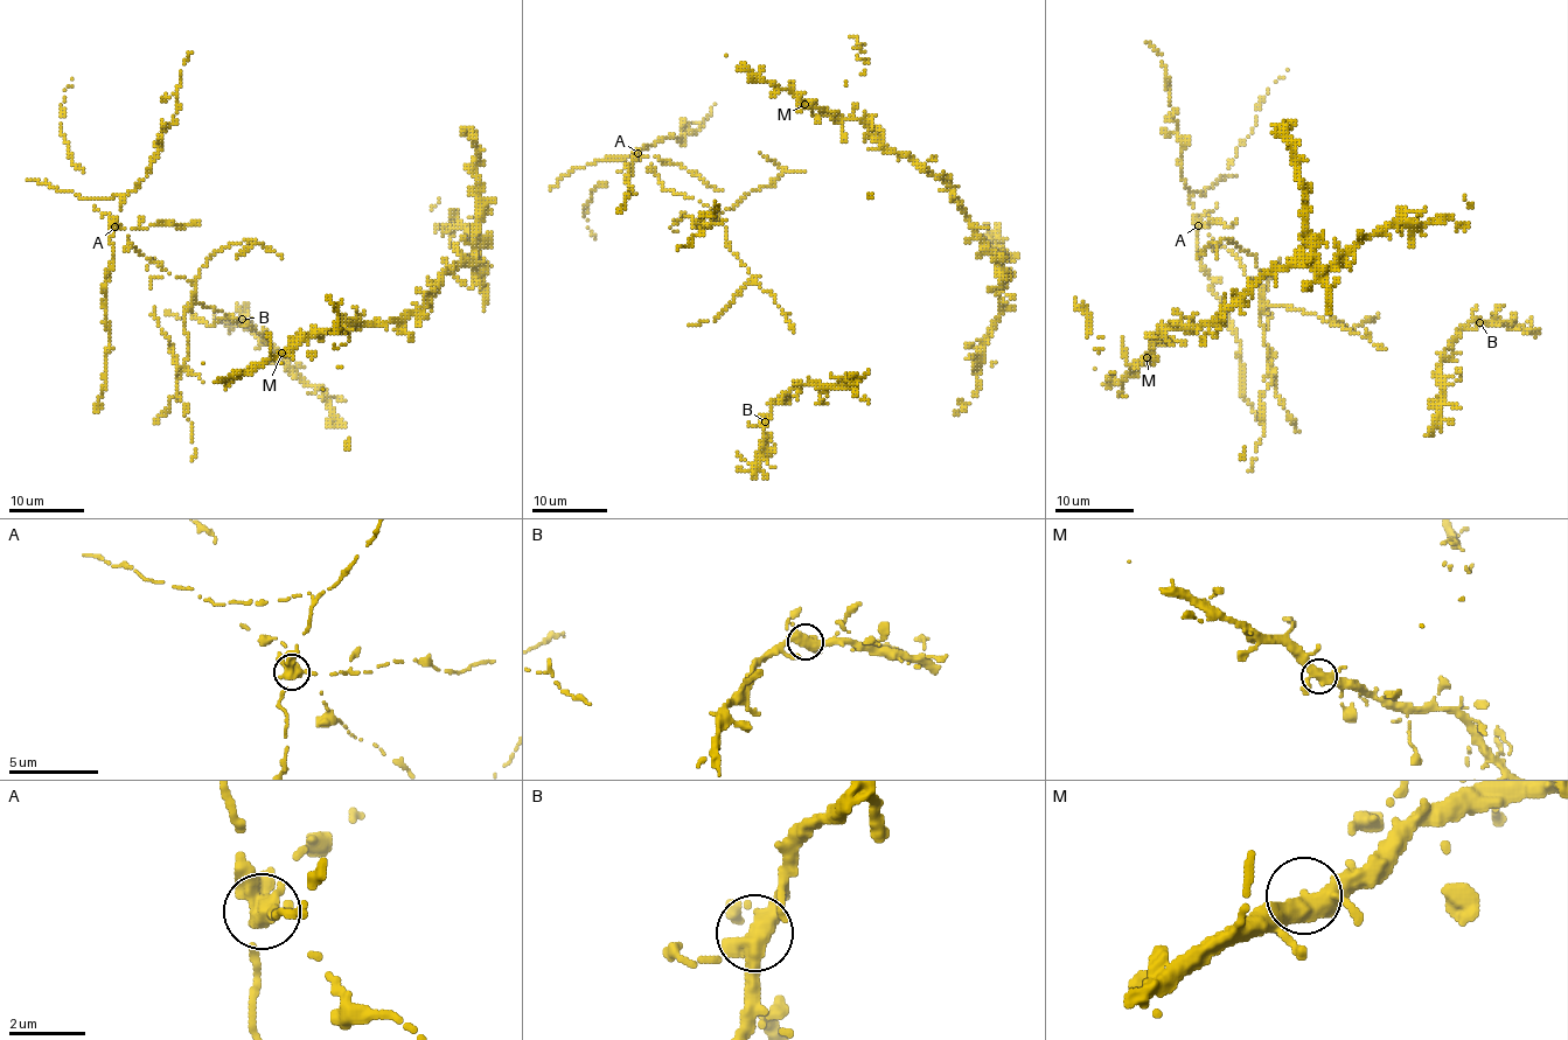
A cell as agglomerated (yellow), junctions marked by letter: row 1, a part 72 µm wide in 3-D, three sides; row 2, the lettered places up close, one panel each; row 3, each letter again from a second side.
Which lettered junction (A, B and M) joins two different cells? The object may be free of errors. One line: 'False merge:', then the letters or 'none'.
False merge: A

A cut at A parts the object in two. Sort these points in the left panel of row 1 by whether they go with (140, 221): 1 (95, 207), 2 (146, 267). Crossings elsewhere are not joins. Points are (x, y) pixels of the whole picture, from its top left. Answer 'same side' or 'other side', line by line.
1: same side
2: same side

